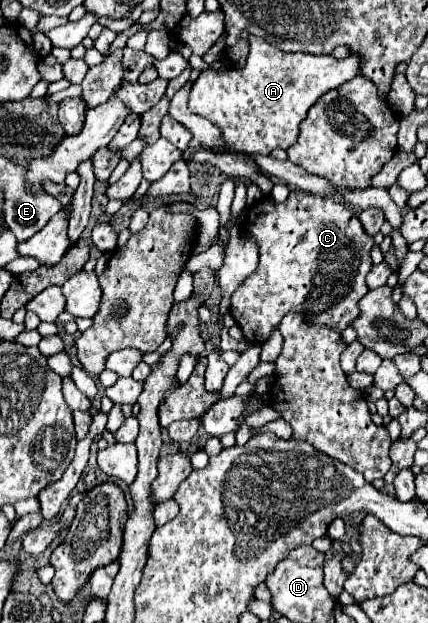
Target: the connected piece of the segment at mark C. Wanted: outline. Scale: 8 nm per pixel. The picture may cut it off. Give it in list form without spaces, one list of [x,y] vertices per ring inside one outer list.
[[[293,189],[283,203],[275,203],[271,197],[263,197],[253,207],[247,209],[247,217],[241,223],[241,231],[249,235],[259,249],[257,269],[237,287],[231,295],[231,315],[241,327],[249,343],[263,343],[269,339],[271,331],[279,327],[287,313],[301,313],[309,323],[327,325],[343,331],[359,317],[359,299],[369,291],[365,277],[371,271],[371,247],[373,237],[369,237],[353,211],[333,199],[323,199],[323,195],[311,195]]]

